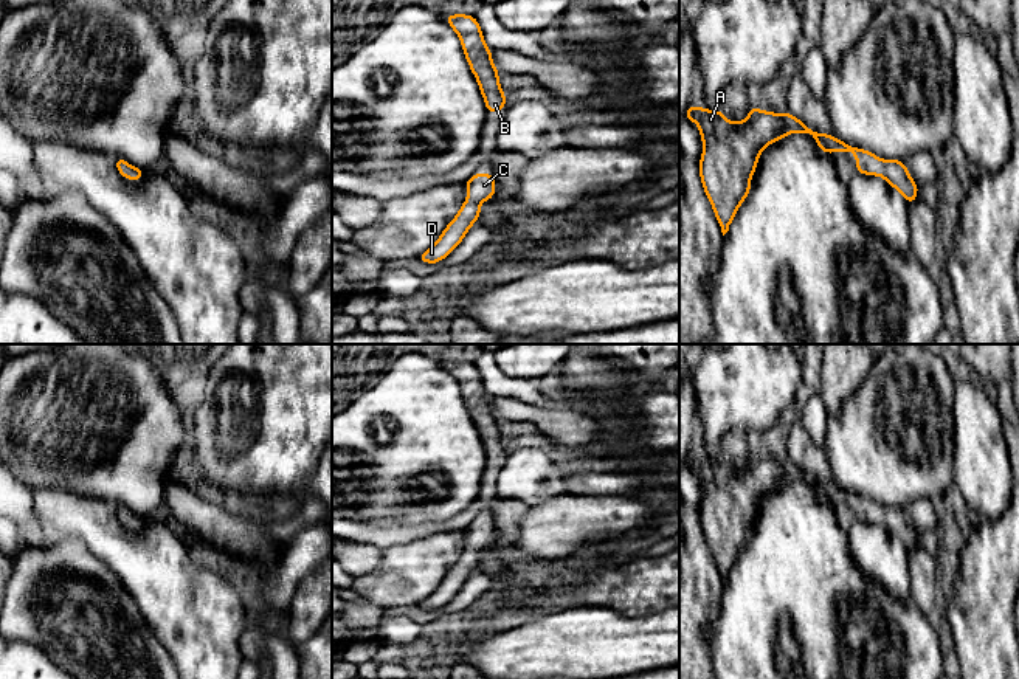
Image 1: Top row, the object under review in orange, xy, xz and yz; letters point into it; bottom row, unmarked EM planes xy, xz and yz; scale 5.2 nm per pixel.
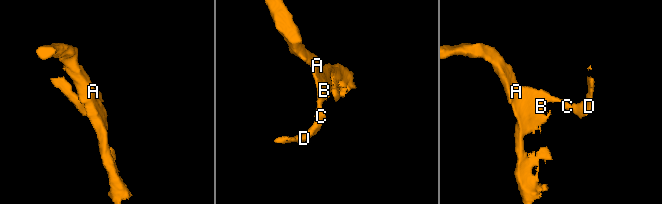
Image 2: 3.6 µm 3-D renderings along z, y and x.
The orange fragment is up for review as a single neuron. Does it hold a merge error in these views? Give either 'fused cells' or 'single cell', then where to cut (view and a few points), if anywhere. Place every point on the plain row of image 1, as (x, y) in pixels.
single cell; no cut

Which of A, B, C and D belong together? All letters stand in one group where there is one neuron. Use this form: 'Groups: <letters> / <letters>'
Groups: A B C D

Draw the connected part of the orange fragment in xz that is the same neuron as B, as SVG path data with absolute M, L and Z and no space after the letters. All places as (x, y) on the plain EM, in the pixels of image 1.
M450 361L445 363L445 367L461 386L464 402L479 431L489 460L506 456L506 442L498 429L499 419L495 415L478 367L465 361Z

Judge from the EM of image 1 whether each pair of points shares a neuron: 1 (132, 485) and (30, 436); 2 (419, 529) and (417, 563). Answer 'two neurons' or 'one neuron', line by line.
1: one neuron
2: two neurons

